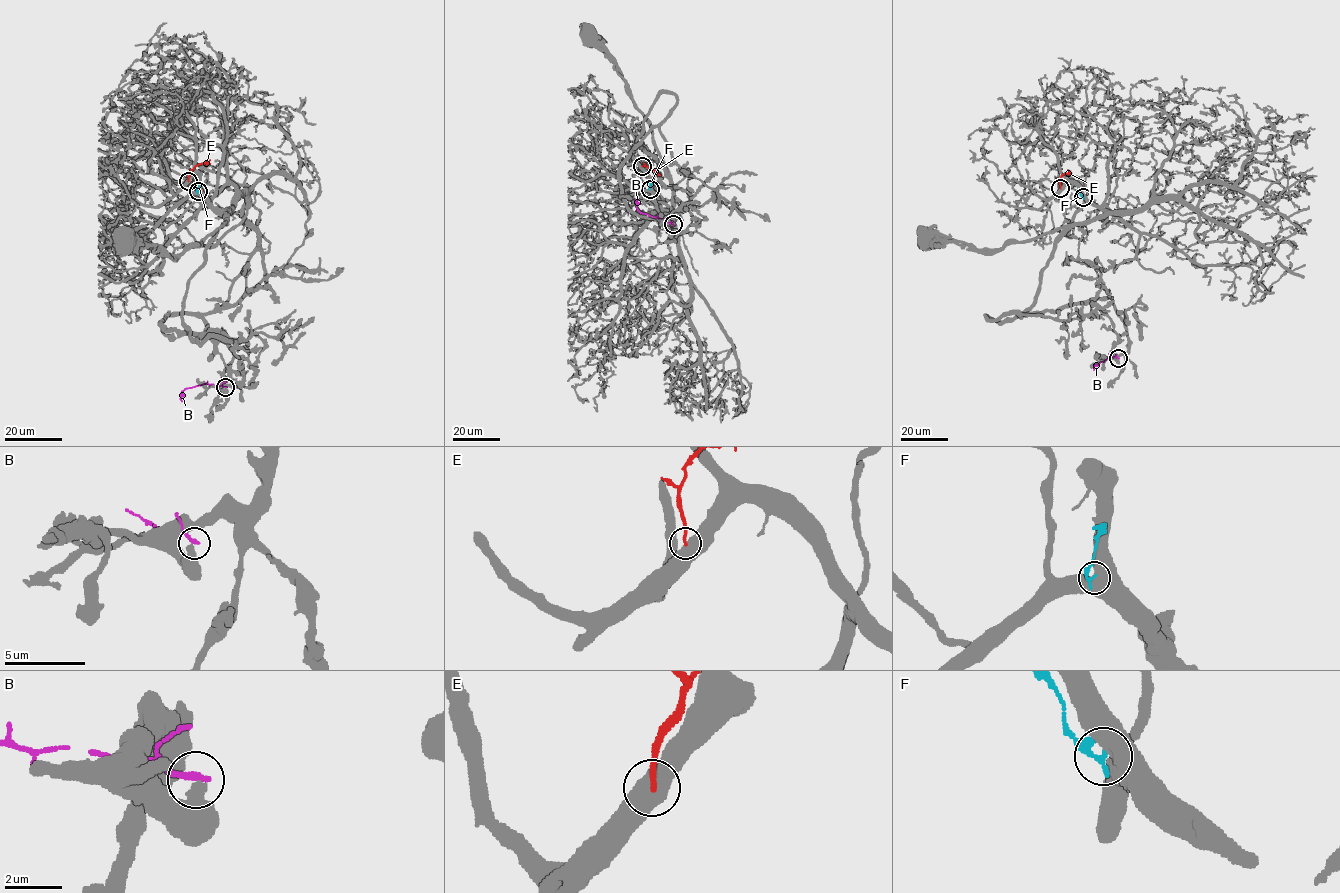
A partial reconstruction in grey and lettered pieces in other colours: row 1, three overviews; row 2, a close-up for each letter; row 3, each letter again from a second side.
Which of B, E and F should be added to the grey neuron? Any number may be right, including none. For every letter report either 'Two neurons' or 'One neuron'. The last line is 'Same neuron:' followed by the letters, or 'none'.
B: Two neurons
E: Two neurons
F: Two neurons
Same neuron: none

